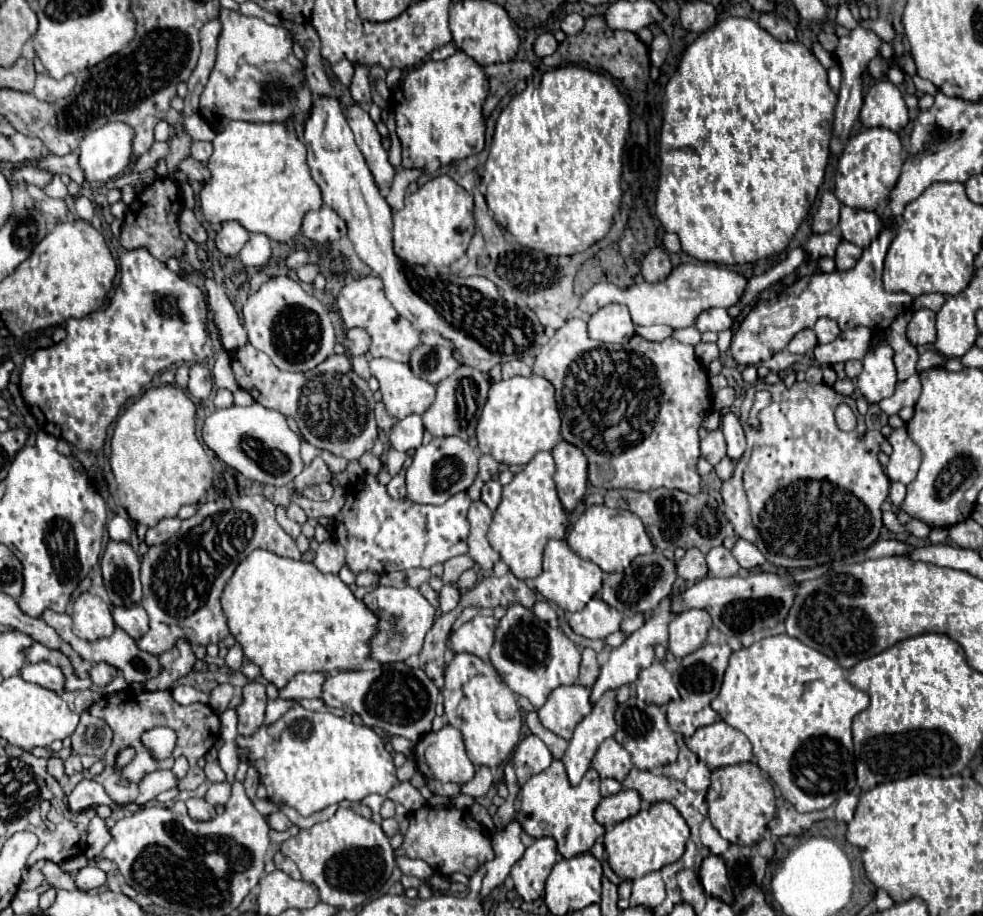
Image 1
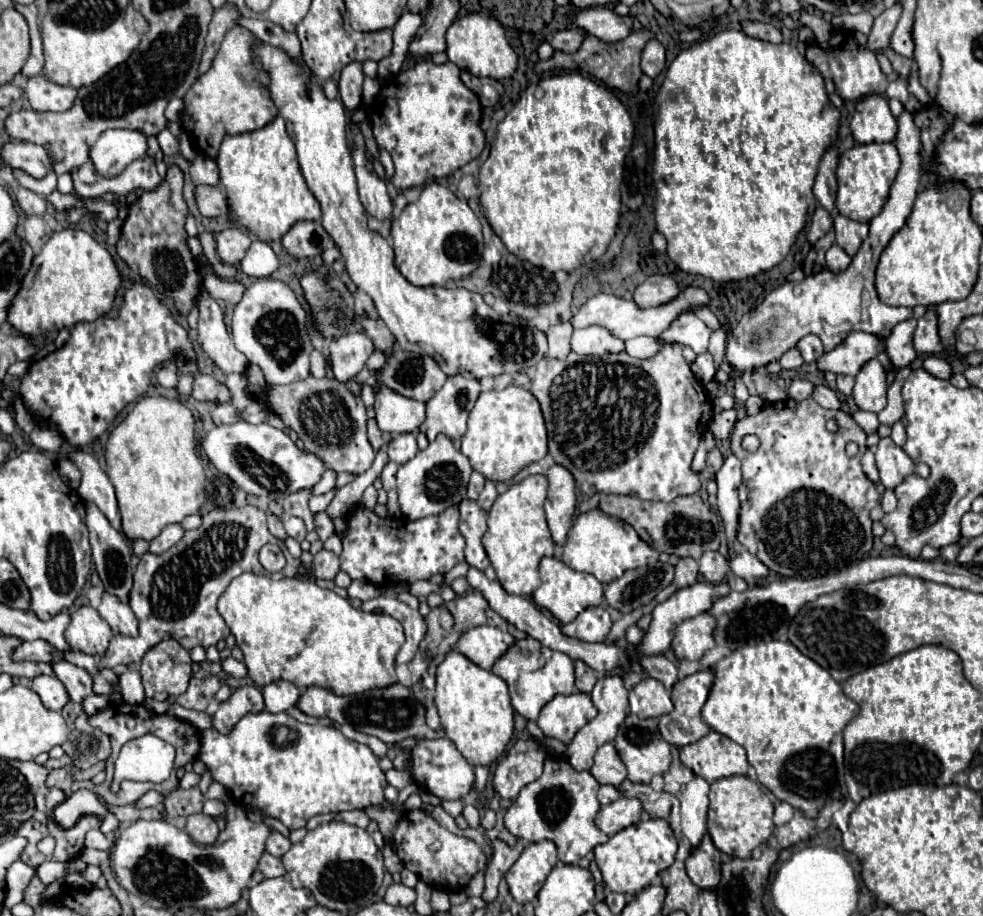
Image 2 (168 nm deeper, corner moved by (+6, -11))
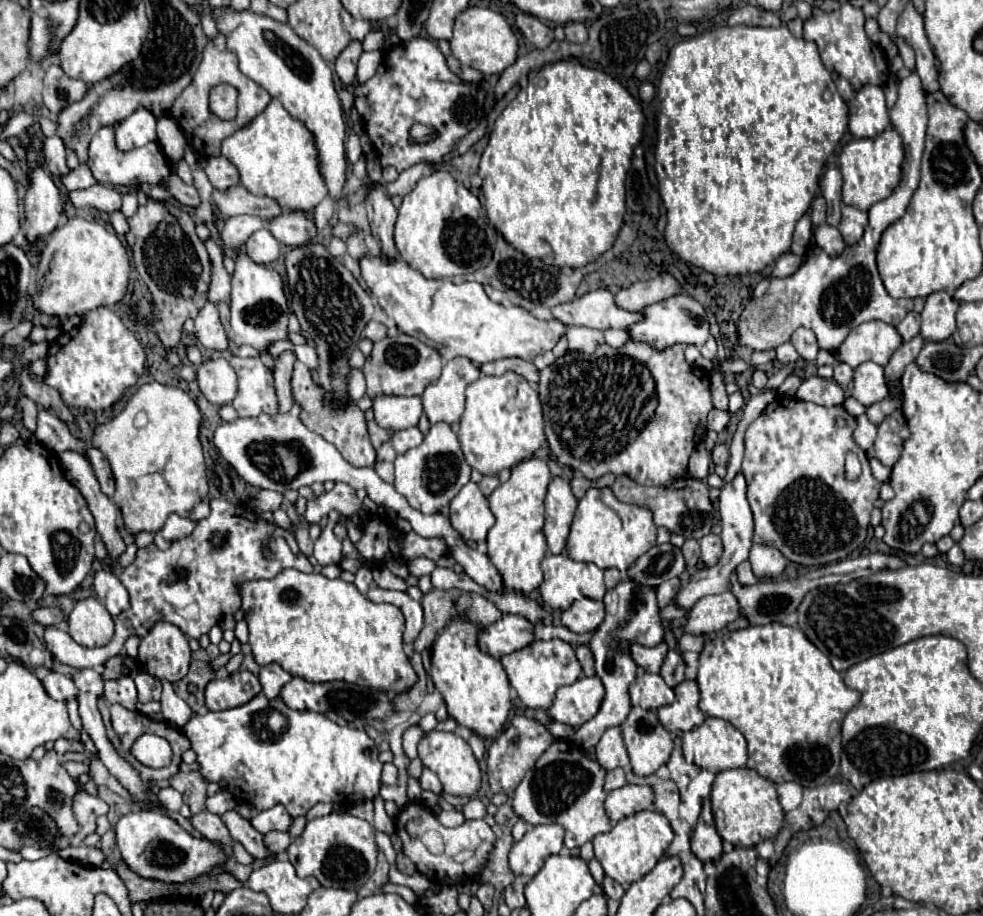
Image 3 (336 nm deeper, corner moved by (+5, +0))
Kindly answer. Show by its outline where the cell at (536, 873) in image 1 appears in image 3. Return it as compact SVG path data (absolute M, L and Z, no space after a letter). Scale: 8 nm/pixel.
M533 825L521 841L513 843L513 849L509 853L511 871L515 875L533 877L551 855L557 855L561 851L561 847L561 825Z

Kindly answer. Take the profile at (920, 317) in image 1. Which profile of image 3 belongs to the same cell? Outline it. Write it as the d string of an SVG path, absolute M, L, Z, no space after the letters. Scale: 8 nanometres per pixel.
M947 291L931 293L921 311L921 335L927 341L945 341L955 331L955 313L959 303Z

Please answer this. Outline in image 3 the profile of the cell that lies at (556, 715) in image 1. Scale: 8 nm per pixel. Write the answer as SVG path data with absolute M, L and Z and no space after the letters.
M597 675L579 677L573 685L565 685L557 691L557 699L549 707L549 715L559 723L579 727L597 713L603 695L605 689Z

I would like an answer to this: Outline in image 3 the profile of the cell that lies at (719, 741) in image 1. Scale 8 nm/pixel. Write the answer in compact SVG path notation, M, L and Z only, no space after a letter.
M707 717L701 727L687 731L683 735L683 755L687 762L695 763L701 769L709 769L713 773L727 771L727 769L739 769L747 763L747 743L745 737L725 719Z

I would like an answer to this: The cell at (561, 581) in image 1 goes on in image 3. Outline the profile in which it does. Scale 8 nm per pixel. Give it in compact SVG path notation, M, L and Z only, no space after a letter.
M547 553L545 559L541 561L541 569L545 573L545 579L539 587L541 599L545 605L549 605L551 609L559 609L565 611L571 607L573 601L581 599L581 597L589 597L589 599L601 599L605 595L605 583L603 583L603 569L599 569L595 563L579 563L573 561L569 555L561 553L561 555L551 555Z

